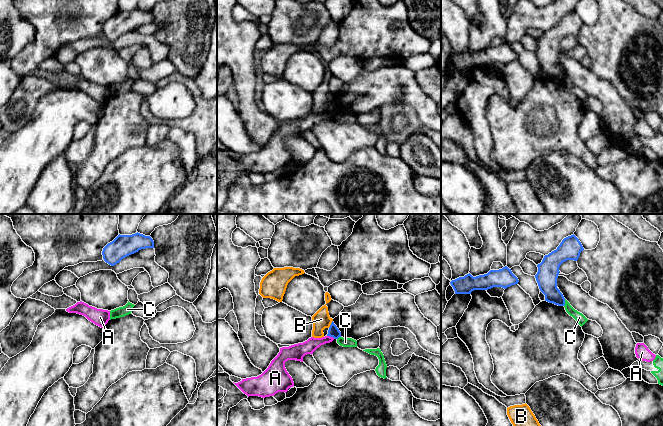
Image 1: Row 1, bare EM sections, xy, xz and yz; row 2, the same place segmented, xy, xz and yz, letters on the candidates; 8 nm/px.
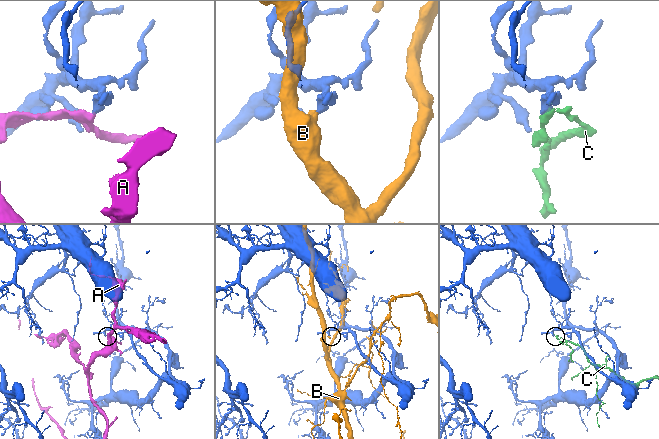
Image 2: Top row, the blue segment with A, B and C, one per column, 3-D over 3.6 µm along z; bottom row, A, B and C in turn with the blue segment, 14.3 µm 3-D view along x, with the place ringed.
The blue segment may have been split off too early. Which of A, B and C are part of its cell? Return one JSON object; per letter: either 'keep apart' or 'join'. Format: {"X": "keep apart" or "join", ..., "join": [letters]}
{"A": "keep apart", "B": "keep apart", "C": "keep apart", "join": []}

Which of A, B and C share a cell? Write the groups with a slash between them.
A / B / C

